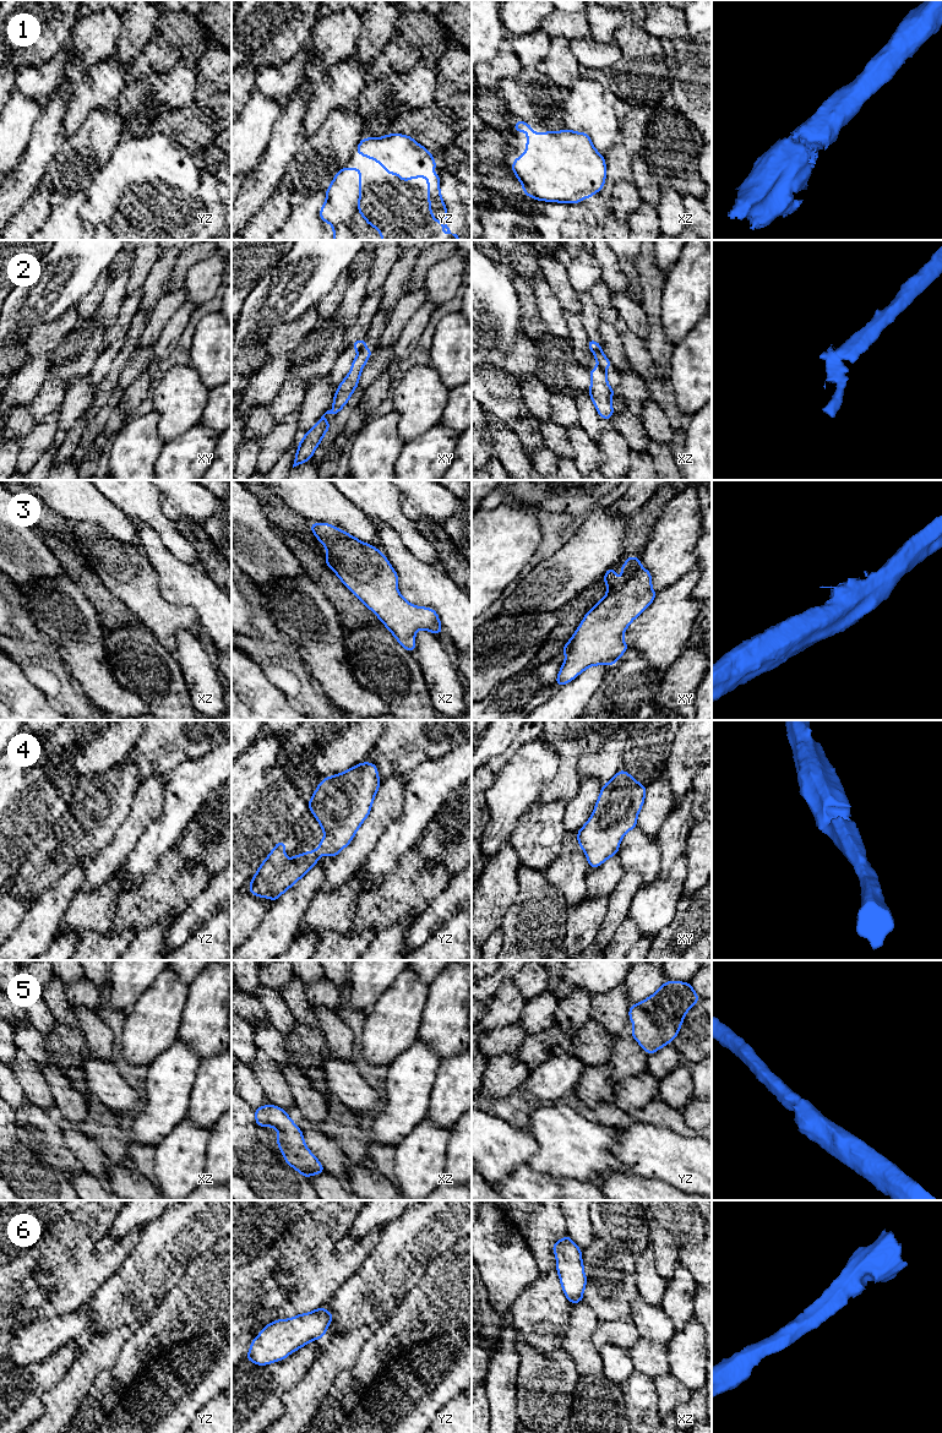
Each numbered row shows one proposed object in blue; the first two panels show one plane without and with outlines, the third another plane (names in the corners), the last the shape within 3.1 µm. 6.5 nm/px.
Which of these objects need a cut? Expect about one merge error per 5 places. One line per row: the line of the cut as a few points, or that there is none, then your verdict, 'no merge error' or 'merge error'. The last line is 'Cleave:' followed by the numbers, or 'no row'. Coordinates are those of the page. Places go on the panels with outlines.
1: no cut; no merge error
2: cut in xy along (364, 342), (359, 350); merge error
3: no cut; no merge error
4: no cut; no merge error
5: no cut; no merge error
6: no cut; no merge error
Cleave: 2

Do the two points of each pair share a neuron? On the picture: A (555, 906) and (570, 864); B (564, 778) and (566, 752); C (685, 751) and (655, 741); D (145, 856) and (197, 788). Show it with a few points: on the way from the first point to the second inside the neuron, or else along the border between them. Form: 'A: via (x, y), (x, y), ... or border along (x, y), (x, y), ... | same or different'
A: border along (544, 873), (548, 882), (562, 897), (568, 908) | different
B: via (566, 772), (566, 758) | same
C: border along (676, 733), (664, 774) | different
D: via (157, 839), (169, 827), (180, 805) | same

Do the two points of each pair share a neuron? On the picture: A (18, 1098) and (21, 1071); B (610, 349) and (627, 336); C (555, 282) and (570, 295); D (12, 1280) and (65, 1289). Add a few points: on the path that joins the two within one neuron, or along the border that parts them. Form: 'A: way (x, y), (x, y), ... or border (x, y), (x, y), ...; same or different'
A: border (12, 1071), (28, 1102); different
B: border (614, 326), (621, 336), (630, 368); different
C: way (559, 285), (566, 293); same
D: way (26, 1280), (52, 1280); same

